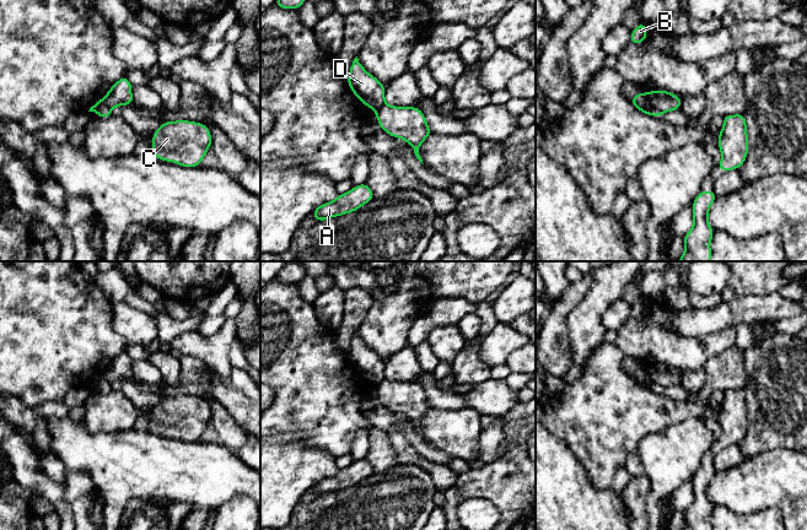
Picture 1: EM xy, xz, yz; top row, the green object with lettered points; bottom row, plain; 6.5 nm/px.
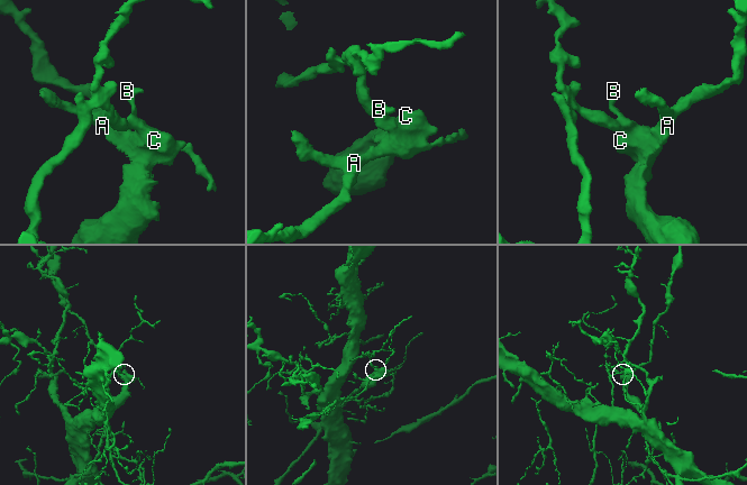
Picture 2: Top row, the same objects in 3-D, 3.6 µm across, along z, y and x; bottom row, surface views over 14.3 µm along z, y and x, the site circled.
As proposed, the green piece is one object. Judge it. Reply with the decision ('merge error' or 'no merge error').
merge error

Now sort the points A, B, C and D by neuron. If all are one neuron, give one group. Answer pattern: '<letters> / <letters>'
A B C / D

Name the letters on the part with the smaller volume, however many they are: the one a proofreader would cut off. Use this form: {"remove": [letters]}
{"remove": ["A", "B", "C"]}

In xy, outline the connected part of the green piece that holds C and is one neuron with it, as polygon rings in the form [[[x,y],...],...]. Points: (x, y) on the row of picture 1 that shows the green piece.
[[[165,121],[152,136],[151,152],[163,162],[173,161],[183,167],[200,166],[211,146],[206,125],[197,121]]]

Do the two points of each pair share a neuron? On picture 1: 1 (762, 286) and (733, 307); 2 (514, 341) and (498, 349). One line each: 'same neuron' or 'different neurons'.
1: different neurons
2: same neuron

